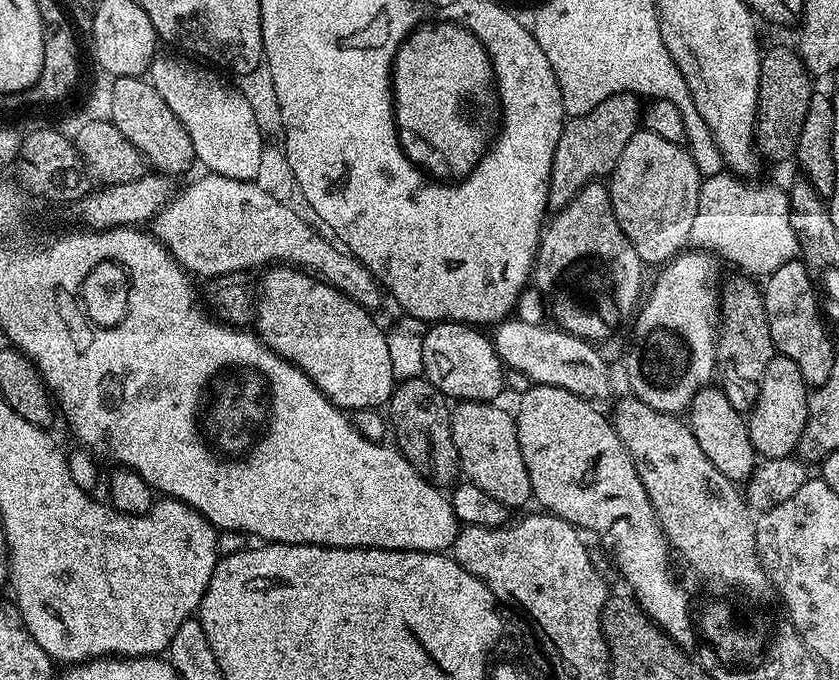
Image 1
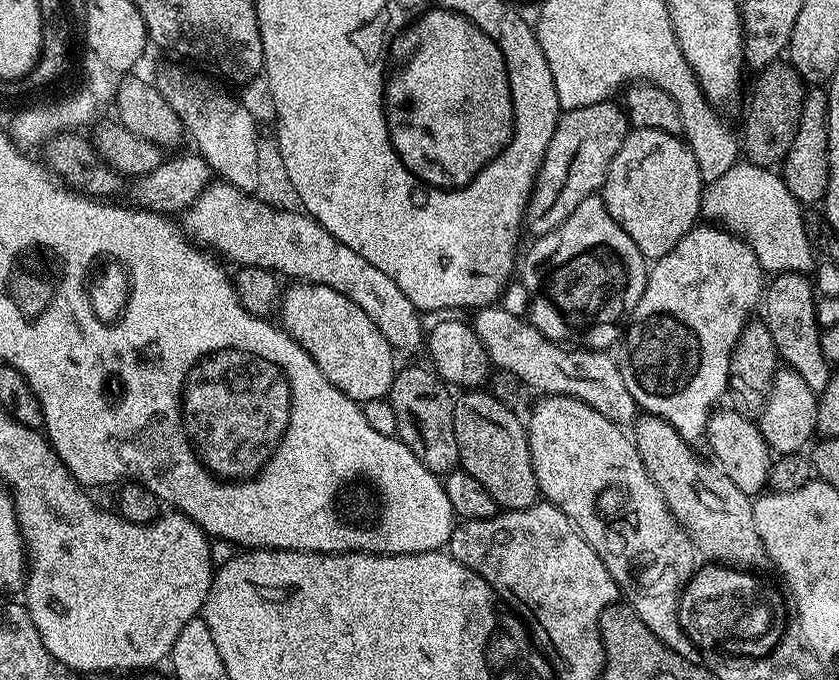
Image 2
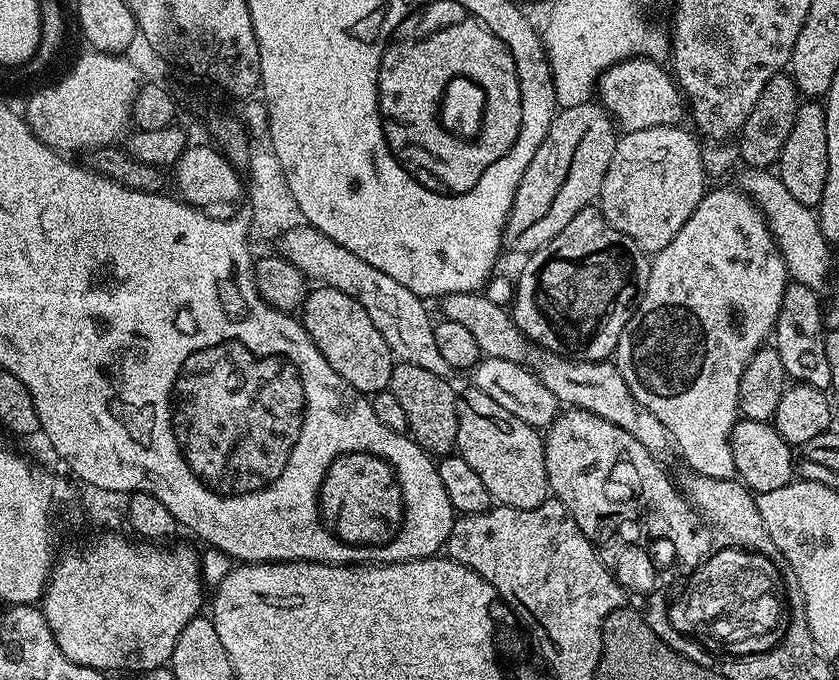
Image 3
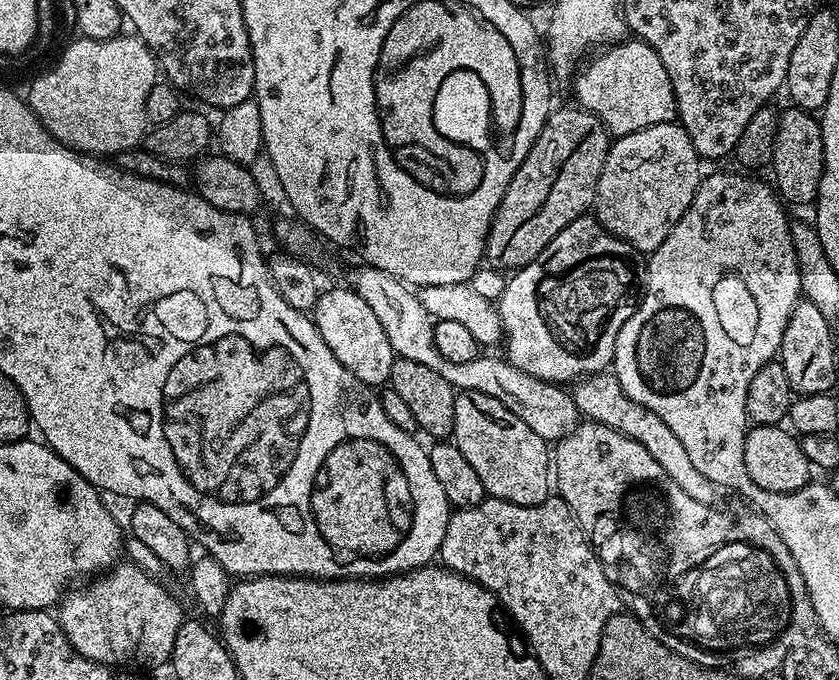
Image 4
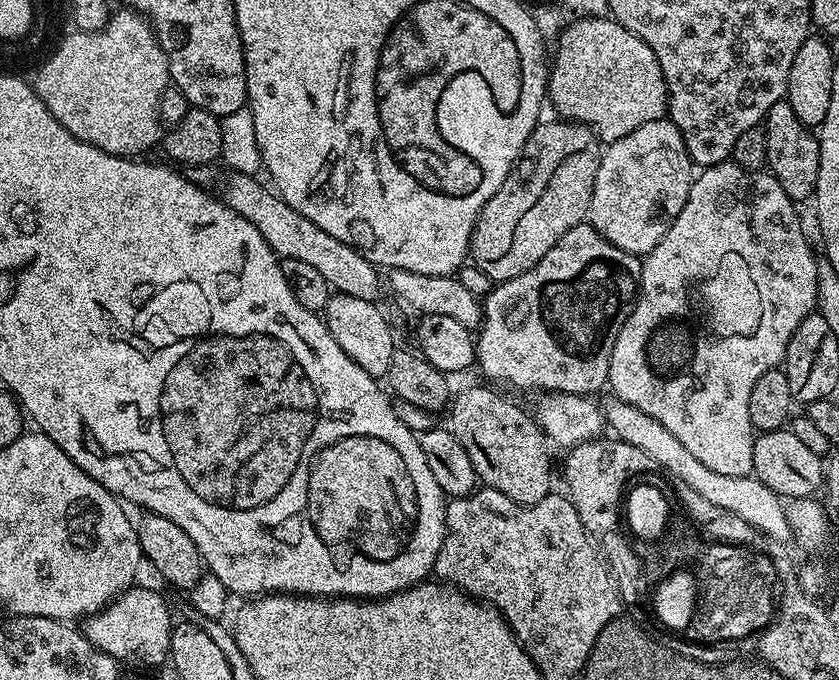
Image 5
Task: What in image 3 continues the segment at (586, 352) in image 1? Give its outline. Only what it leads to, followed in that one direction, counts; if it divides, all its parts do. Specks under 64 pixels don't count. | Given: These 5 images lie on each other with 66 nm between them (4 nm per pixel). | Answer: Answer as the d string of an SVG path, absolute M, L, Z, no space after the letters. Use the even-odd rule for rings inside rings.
M467 292L466 294L450 294L439 301L443 319L458 322L478 342L481 353L490 358L504 358L506 362L514 362L528 368L554 394L561 405L568 408L581 408L606 422L614 422L618 430L626 430L633 438L638 438L646 450L657 458L663 457L664 447L670 444L666 426L630 394L630 386L626 386L626 378L617 370L615 363L608 360L569 360L556 352L547 352L539 344L532 343L527 336L518 330L512 321L511 311L507 307L490 302L484 294Z

